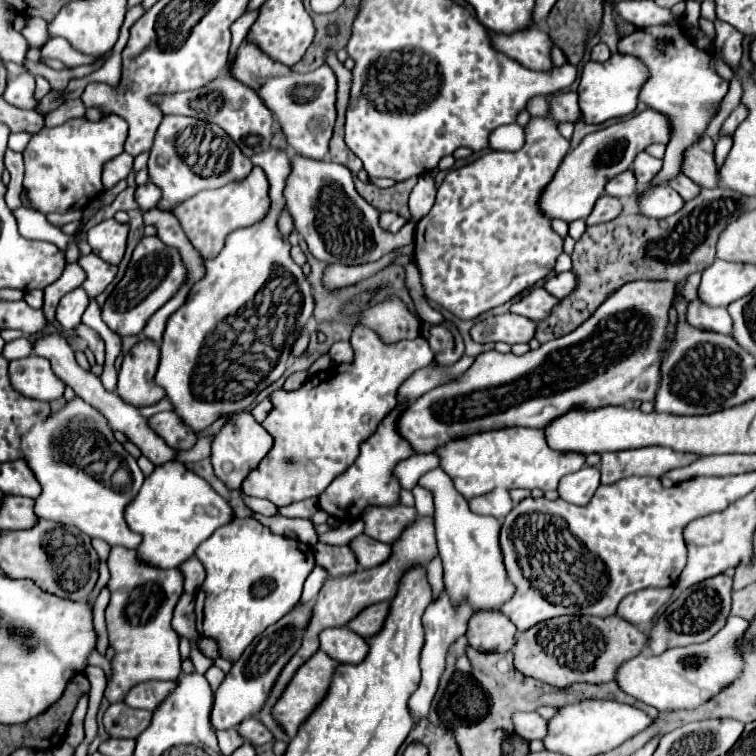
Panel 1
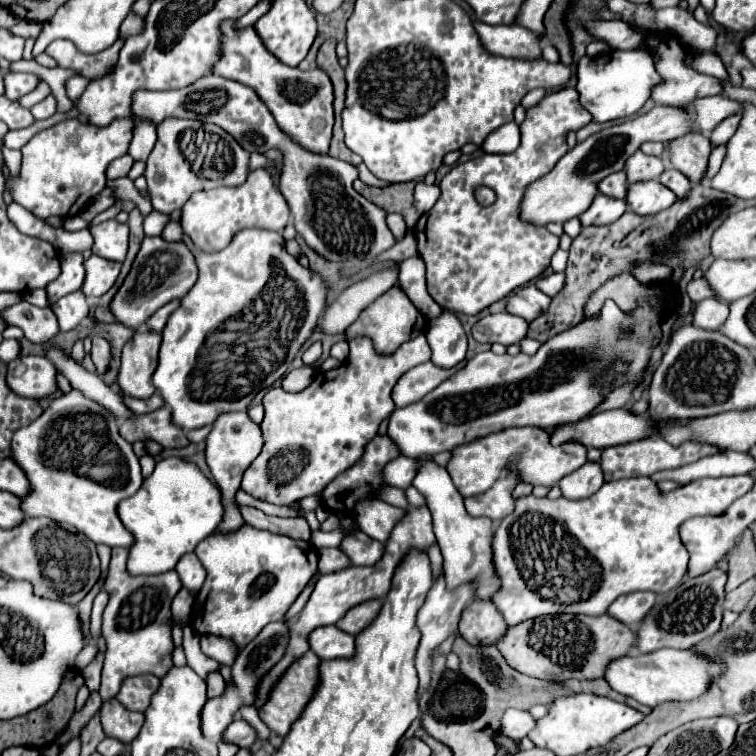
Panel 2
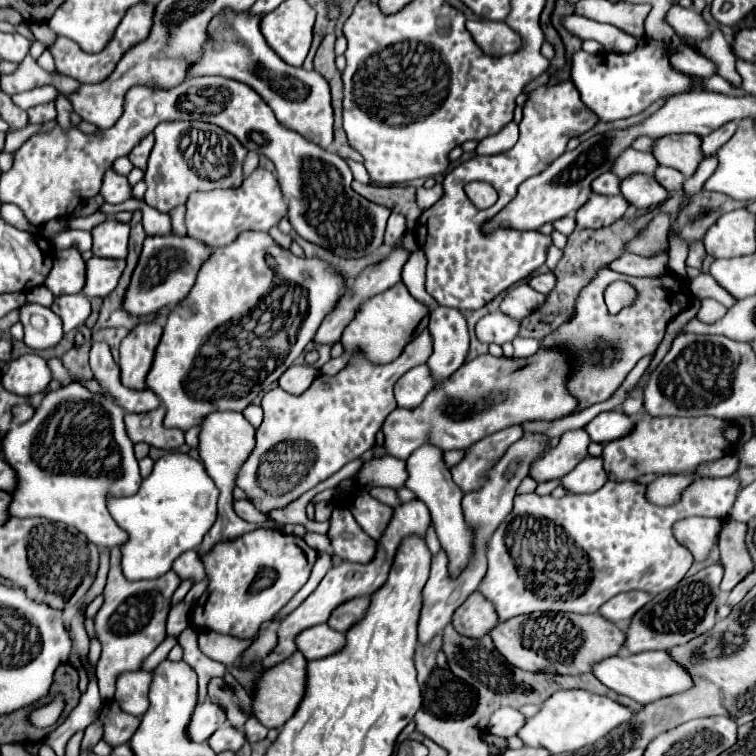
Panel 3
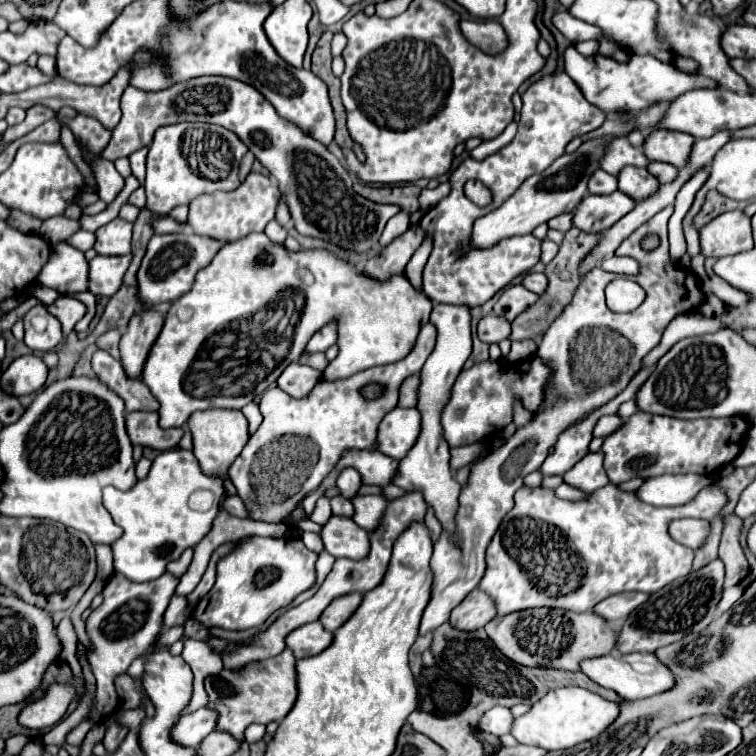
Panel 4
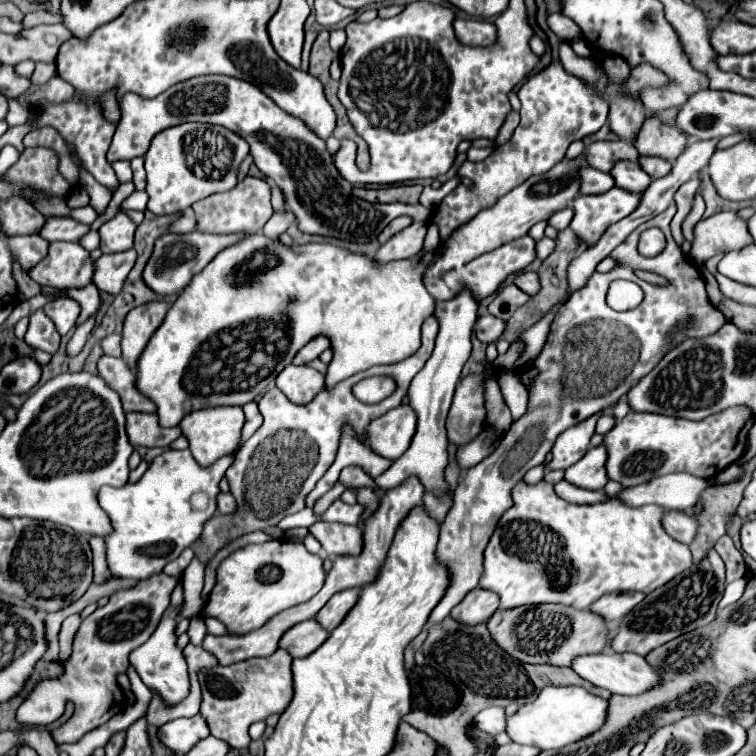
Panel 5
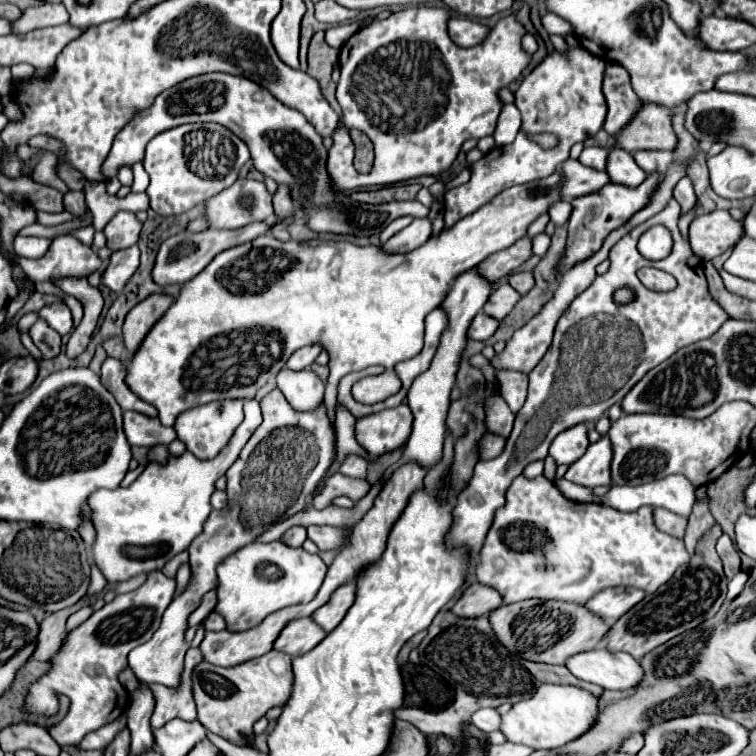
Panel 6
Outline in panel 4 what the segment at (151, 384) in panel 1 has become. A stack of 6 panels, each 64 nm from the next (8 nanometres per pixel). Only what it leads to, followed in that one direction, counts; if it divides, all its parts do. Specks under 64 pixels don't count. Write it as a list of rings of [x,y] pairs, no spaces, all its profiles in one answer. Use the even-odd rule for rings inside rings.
[[[140,310],[132,316],[126,334],[120,340],[120,362],[126,376],[140,378],[148,360],[150,348],[156,342],[164,324],[164,316],[156,310]]]

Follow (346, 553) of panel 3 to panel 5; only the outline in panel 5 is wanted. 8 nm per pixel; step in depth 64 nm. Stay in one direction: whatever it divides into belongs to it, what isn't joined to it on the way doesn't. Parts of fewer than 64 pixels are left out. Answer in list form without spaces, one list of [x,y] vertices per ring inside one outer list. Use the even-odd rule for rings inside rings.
[[[316,522],[310,532],[320,540],[328,556],[358,556],[362,552],[362,528],[340,522]]]

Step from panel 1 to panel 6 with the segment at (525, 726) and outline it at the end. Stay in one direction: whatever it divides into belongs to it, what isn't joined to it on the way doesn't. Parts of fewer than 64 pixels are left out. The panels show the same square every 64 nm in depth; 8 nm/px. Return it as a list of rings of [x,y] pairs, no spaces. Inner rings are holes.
[[[482,708],[482,710],[472,714],[472,724],[476,728],[480,728],[482,732],[498,730],[500,728],[500,720],[502,720],[502,716],[498,714],[496,708]]]

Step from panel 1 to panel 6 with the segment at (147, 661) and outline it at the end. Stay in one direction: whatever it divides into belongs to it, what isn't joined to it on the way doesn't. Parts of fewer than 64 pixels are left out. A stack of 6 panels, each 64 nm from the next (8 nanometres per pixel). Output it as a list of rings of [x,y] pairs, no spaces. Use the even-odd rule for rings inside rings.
[[[150,572],[146,582],[128,594],[118,594],[110,604],[96,610],[86,622],[68,634],[60,652],[52,658],[52,670],[42,676],[24,700],[24,712],[50,718],[58,714],[58,694],[70,698],[70,712],[64,720],[50,728],[50,736],[58,744],[78,744],[88,732],[112,722],[126,710],[126,690],[118,682],[118,674],[128,668],[126,656],[132,648],[148,642],[168,604],[172,602],[176,580],[162,572]]]

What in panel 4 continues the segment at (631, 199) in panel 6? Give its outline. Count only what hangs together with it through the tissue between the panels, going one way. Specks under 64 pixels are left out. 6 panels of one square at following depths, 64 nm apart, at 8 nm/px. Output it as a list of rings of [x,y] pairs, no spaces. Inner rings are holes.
[[[612,192],[608,196],[586,196],[574,214],[574,226],[584,232],[602,232],[616,224],[634,208],[632,198],[622,192]]]

